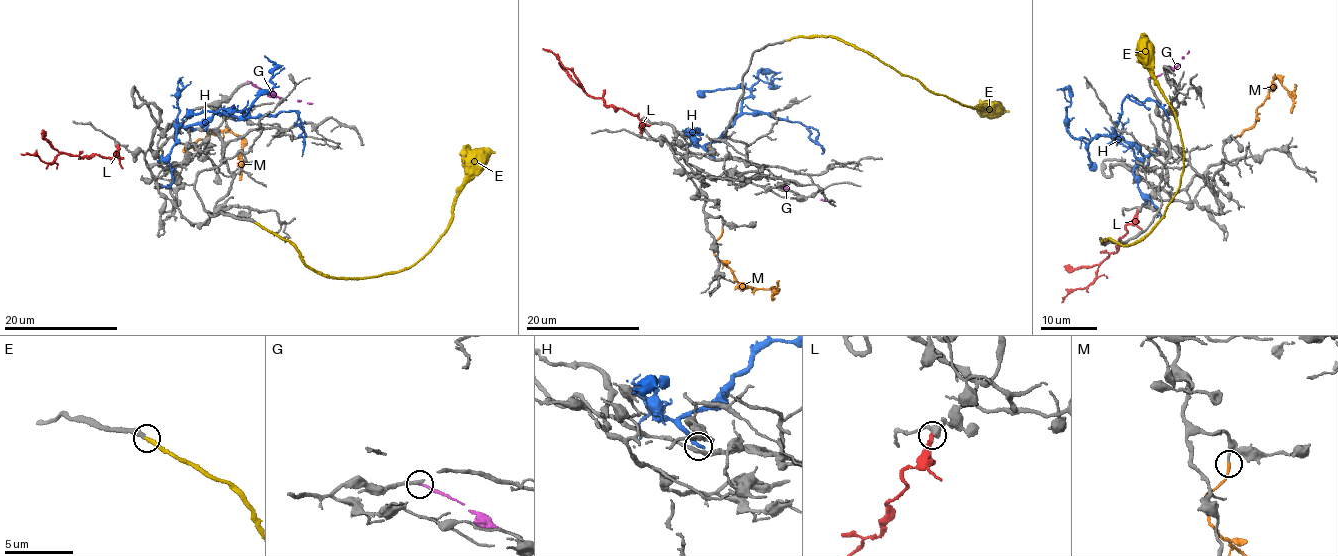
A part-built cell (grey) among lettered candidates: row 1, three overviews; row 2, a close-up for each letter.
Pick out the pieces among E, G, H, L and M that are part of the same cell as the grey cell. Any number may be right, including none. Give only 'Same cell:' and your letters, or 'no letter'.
Same cell: E, M

